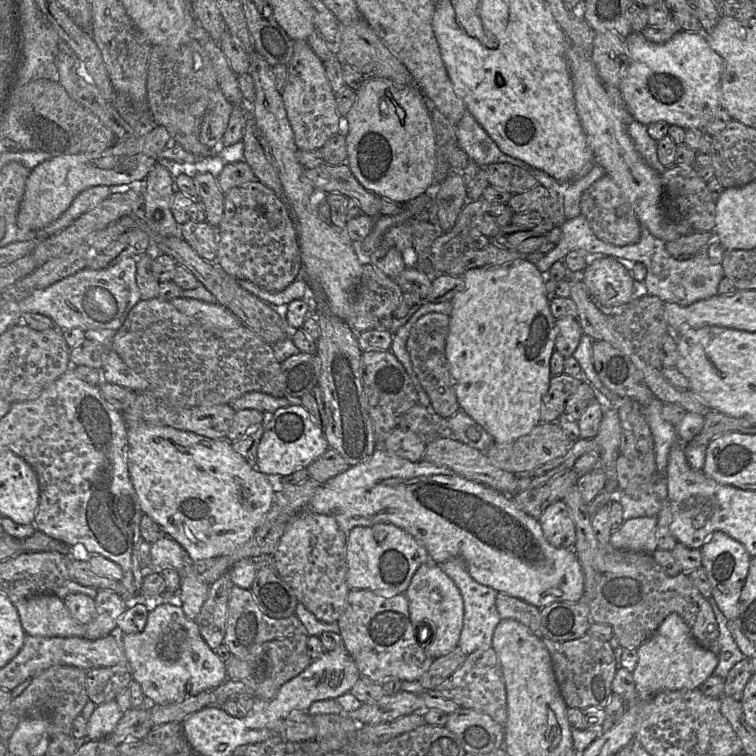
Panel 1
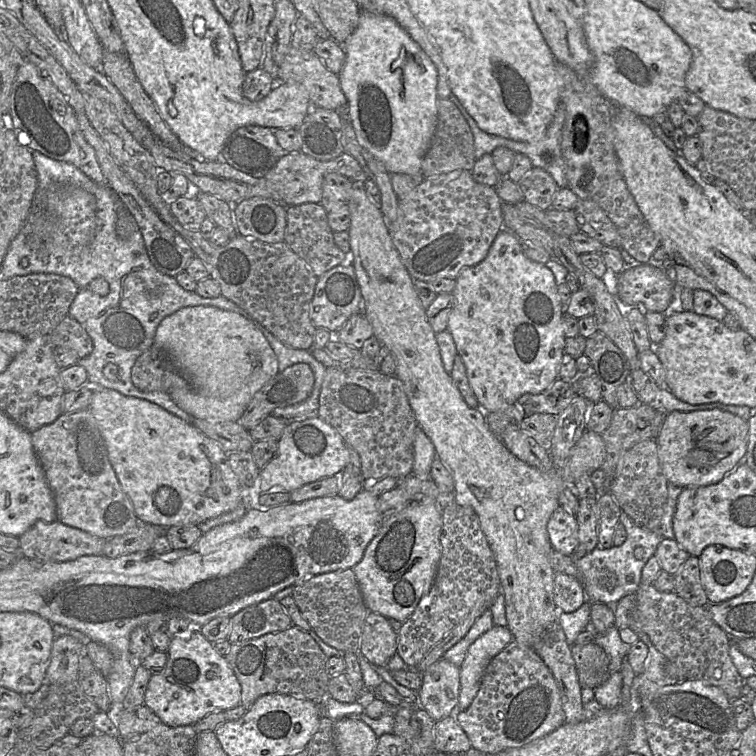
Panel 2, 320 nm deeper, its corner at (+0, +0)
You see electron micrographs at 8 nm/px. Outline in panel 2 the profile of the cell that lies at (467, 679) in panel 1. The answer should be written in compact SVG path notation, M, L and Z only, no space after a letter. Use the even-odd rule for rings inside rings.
M513 640L489 662L479 691L469 708L461 711L456 706L454 717L467 734L472 747L486 753L522 747L565 723L561 694L553 674L532 647Z

